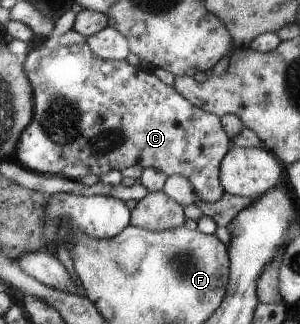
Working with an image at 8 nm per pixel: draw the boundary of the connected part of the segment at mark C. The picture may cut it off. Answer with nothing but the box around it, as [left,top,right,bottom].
[16,42,232,201]

